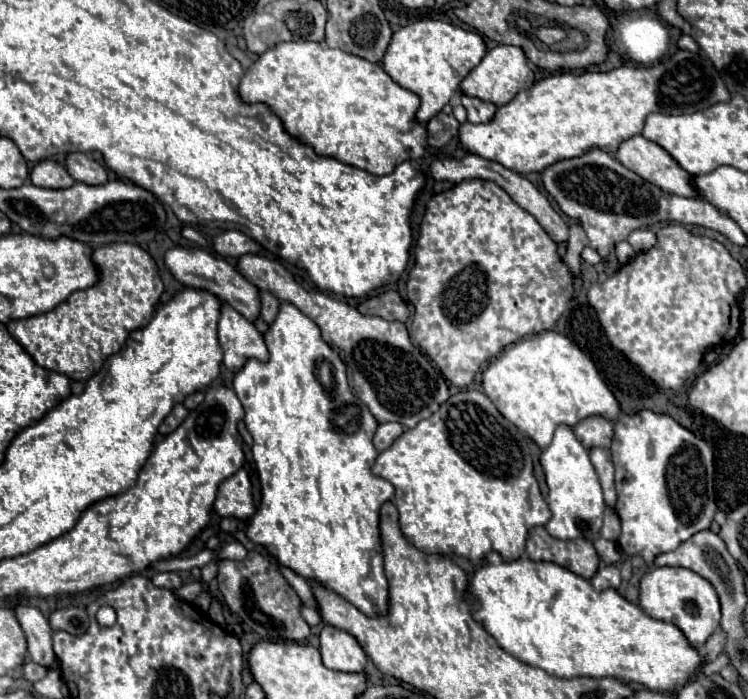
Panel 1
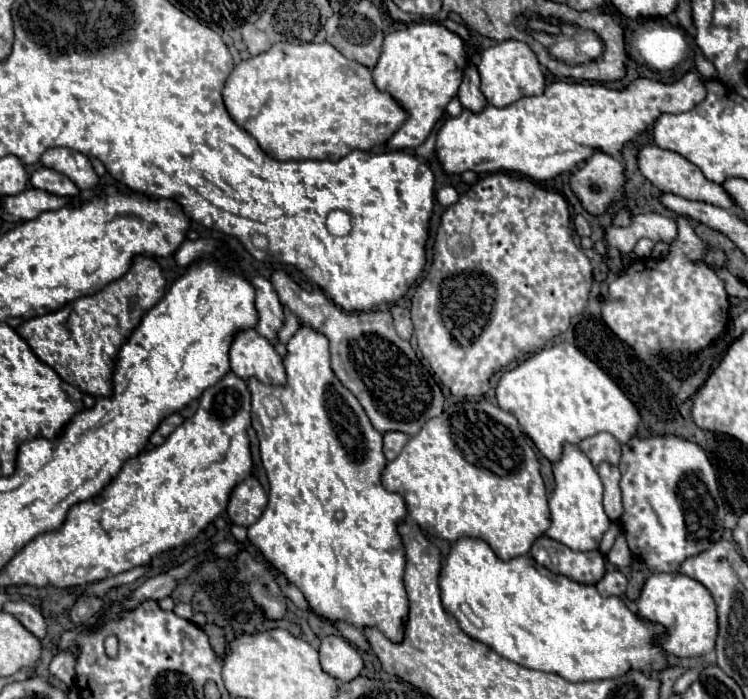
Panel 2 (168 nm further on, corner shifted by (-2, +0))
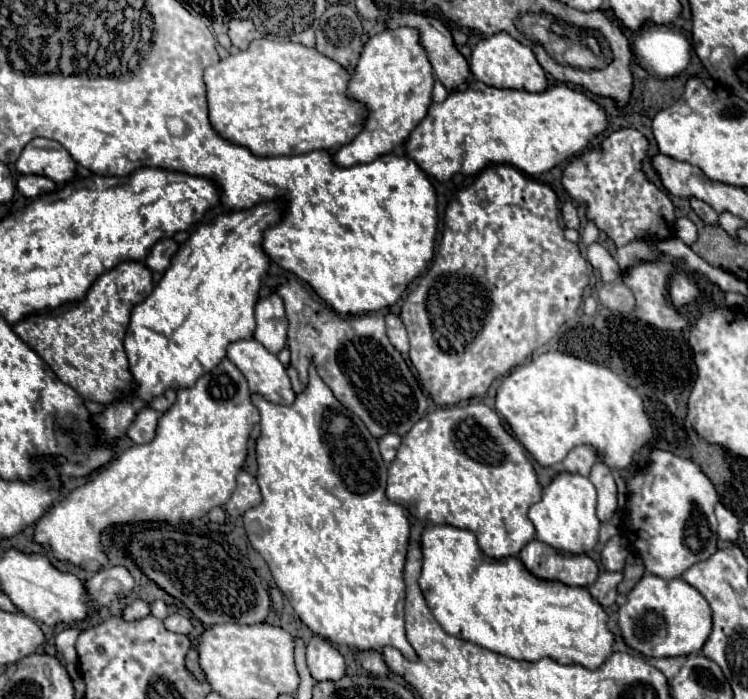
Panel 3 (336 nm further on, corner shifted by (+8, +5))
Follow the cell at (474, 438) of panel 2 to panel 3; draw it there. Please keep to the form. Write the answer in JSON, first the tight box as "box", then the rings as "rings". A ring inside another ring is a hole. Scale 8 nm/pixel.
{"box":[386,403,542,559],"rings":[[[484,403],[438,407],[436,411],[426,413],[402,439],[396,459],[388,469],[386,485],[386,497],[408,509],[416,519],[472,531],[480,549],[494,559],[518,555],[520,549],[534,539],[536,529],[528,519],[528,509],[540,495],[542,487],[532,463],[526,459],[522,443],[502,427],[496,411]]]}

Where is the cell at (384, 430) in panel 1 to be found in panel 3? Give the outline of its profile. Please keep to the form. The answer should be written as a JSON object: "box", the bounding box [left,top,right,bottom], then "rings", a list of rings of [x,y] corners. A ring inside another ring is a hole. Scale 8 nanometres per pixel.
{"box":[378,433,400,465],"rings":[[[388,433],[388,435],[380,437],[380,439],[378,439],[378,443],[380,443],[380,453],[382,453],[384,463],[386,463],[386,465],[390,465],[390,463],[392,463],[392,459],[394,459],[394,455],[396,455],[396,451],[398,451],[398,447],[400,447],[400,437],[398,437],[398,435]]]}

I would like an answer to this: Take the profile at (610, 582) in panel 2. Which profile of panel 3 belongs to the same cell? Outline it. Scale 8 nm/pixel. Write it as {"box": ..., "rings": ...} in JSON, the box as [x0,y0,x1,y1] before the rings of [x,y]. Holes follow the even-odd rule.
{"box":[588,571,622,607],"rings":[[[604,571],[598,575],[598,579],[588,587],[588,591],[592,593],[592,597],[602,605],[608,607],[616,601],[616,585],[622,581],[622,573],[612,573],[612,571]]]}

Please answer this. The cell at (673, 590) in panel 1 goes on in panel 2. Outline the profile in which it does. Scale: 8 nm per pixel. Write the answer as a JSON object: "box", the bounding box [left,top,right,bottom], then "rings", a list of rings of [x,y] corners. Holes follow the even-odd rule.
{"box":[636,574,718,658],"rings":[[[652,574],[648,576],[636,604],[640,618],[664,626],[666,634],[656,640],[664,654],[676,658],[692,658],[714,650],[718,634],[716,604],[710,592],[694,578],[684,574]]]}

